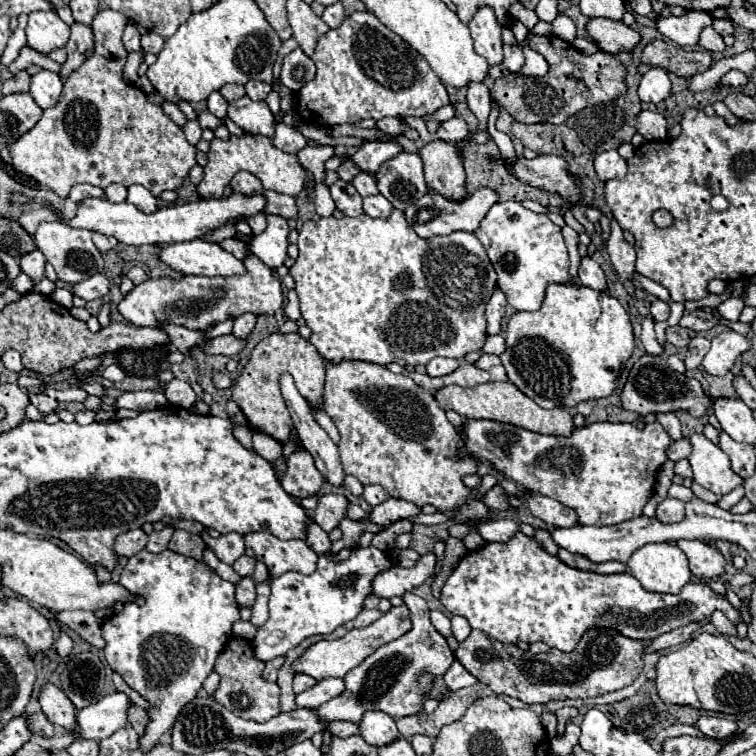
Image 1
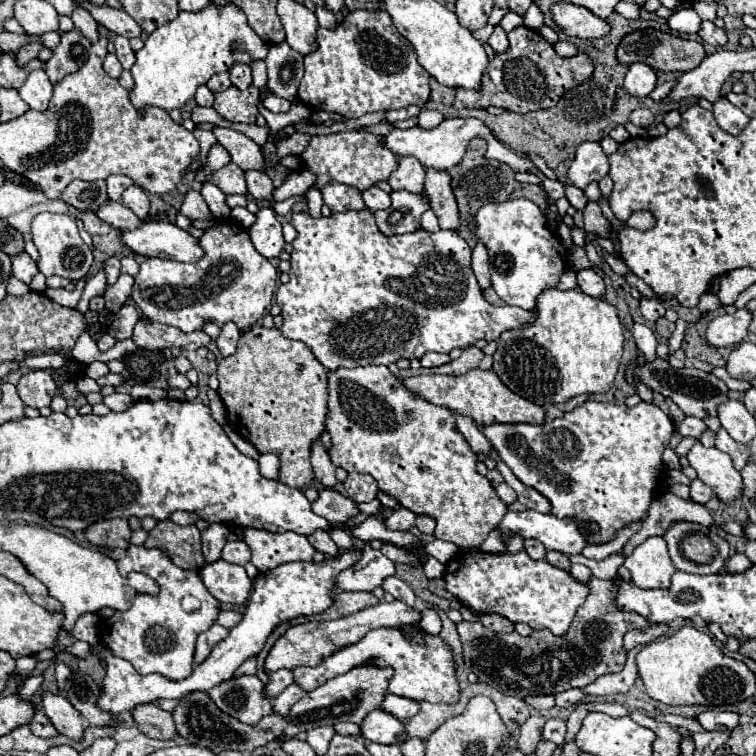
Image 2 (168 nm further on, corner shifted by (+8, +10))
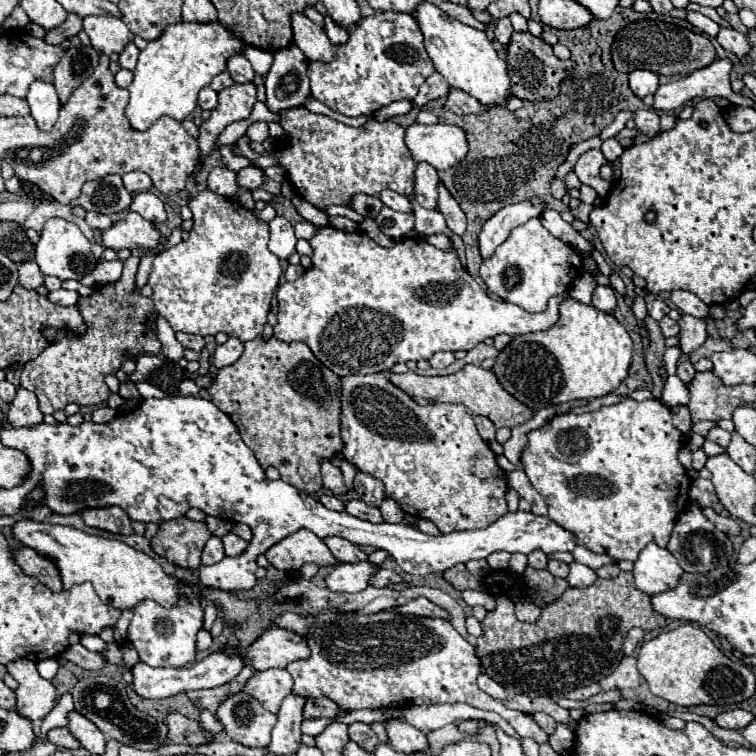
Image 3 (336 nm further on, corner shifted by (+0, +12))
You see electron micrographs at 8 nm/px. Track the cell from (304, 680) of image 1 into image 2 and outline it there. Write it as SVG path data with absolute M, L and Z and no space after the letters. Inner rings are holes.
M275 670L275 672L269 674L269 682L265 684L263 694L271 700L277 694L281 694L291 682L293 682L293 672L291 670Z

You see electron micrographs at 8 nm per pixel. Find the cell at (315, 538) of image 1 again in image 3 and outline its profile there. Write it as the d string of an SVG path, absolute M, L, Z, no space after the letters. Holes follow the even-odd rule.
M329 536L323 542L327 544L331 554L339 562L361 562L361 560L367 560L367 554L363 550L359 550L355 544L351 544L349 540L343 540L343 538L337 538L337 536Z

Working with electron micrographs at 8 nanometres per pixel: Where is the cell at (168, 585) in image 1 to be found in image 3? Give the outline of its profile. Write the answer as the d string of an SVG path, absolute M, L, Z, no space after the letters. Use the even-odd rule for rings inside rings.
M181 584L179 600L173 608L163 608L153 600L143 600L133 610L133 620L127 630L127 640L139 652L139 660L149 666L183 668L195 660L197 632L203 628L203 598L191 584Z

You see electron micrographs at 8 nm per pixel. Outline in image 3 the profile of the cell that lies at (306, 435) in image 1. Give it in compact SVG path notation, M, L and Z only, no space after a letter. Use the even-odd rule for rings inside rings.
M325 460L321 464L321 474L323 474L323 486L329 488L333 494L343 494L345 492L341 470L337 466L333 466L329 460Z

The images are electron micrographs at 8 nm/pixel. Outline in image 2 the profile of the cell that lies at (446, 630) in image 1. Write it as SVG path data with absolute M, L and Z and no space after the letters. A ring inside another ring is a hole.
M421 606L421 614L423 614L423 618L419 622L421 628L431 632L431 634L439 634L441 632L441 618L439 618L439 614L435 610L431 610L431 608L425 608L425 606Z

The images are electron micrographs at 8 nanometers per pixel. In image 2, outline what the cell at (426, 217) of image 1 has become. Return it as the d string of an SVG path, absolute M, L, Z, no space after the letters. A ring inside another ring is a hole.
M405 190L391 194L393 204L387 210L377 210L375 222L381 234L407 234L419 230L419 218L429 208L427 196L411 194Z

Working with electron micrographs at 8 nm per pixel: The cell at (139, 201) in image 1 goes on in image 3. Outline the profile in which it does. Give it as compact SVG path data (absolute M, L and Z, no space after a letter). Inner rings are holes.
M137 192L133 196L133 204L129 206L129 210L141 214L145 220L151 220L153 224L159 224L167 218L163 202L153 192Z

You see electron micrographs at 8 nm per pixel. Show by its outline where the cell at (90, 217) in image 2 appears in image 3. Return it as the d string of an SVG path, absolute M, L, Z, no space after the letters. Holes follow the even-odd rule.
M87 212L85 220L87 220L87 224L89 224L91 228L97 228L97 230L107 230L107 228L113 226L111 216L105 216L105 214L101 214L101 212Z

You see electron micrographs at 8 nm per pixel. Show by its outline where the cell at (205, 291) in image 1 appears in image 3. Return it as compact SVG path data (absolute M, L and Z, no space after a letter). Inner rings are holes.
M205 190L199 192L189 208L193 212L193 228L185 242L179 242L173 248L159 252L153 260L153 268L149 274L149 286L153 288L151 300L155 302L155 310L167 318L175 332L209 336L217 332L225 332L229 336L239 338L241 342L253 340L263 332L267 324L267 314L271 310L271 300L277 292L279 278L283 274L279 258L269 252L269 226L257 220L251 210L245 210L237 200L229 200L223 196L215 196Z

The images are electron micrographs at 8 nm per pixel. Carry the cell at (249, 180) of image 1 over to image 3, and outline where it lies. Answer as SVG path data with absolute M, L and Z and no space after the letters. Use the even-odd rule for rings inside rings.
M213 168L209 172L209 178L207 178L207 186L211 192L219 194L219 196L229 196L233 198L237 194L237 172L229 170L229 168Z

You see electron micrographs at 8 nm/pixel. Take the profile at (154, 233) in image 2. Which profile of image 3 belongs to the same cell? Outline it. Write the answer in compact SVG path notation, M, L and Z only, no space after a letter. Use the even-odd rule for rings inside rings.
M127 212L125 222L113 224L109 230L103 232L103 246L111 250L143 250L149 252L161 244L161 232L149 220L145 220L137 212Z

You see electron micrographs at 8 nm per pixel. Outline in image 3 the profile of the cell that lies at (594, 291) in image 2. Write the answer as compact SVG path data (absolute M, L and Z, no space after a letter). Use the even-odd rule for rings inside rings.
M599 284L595 288L595 292L593 292L593 306L599 308L599 310L603 310L603 312L613 312L615 304L617 304L617 300L615 300L613 288Z

